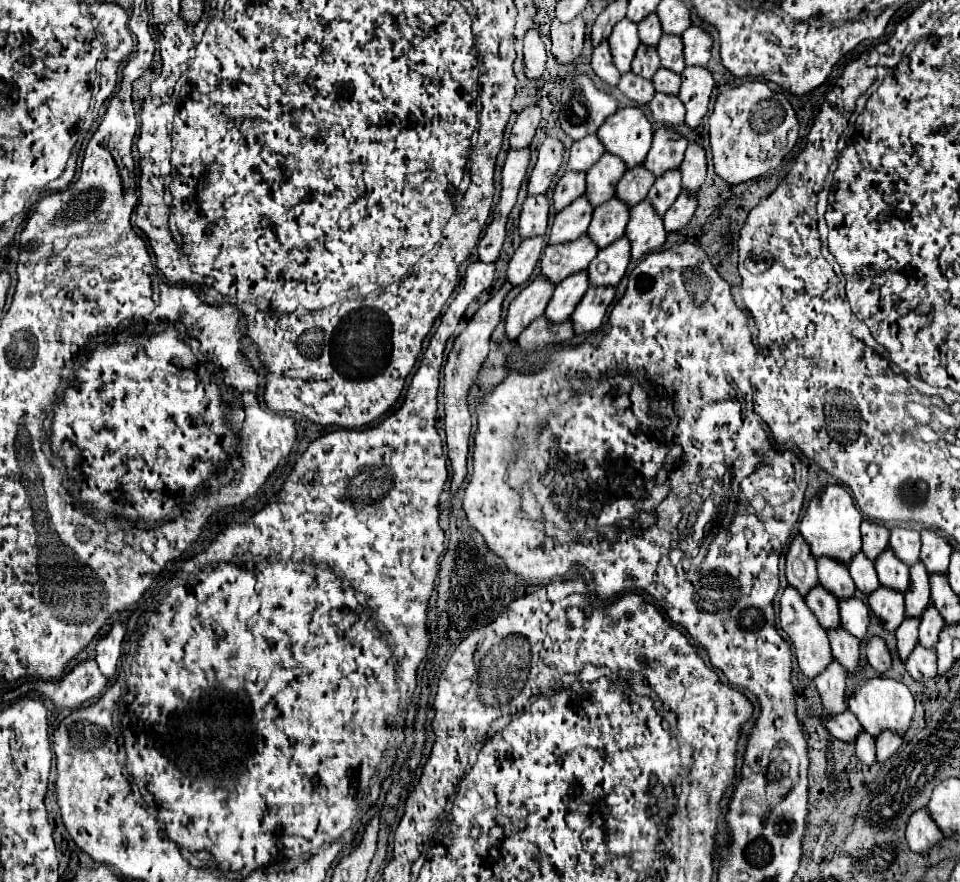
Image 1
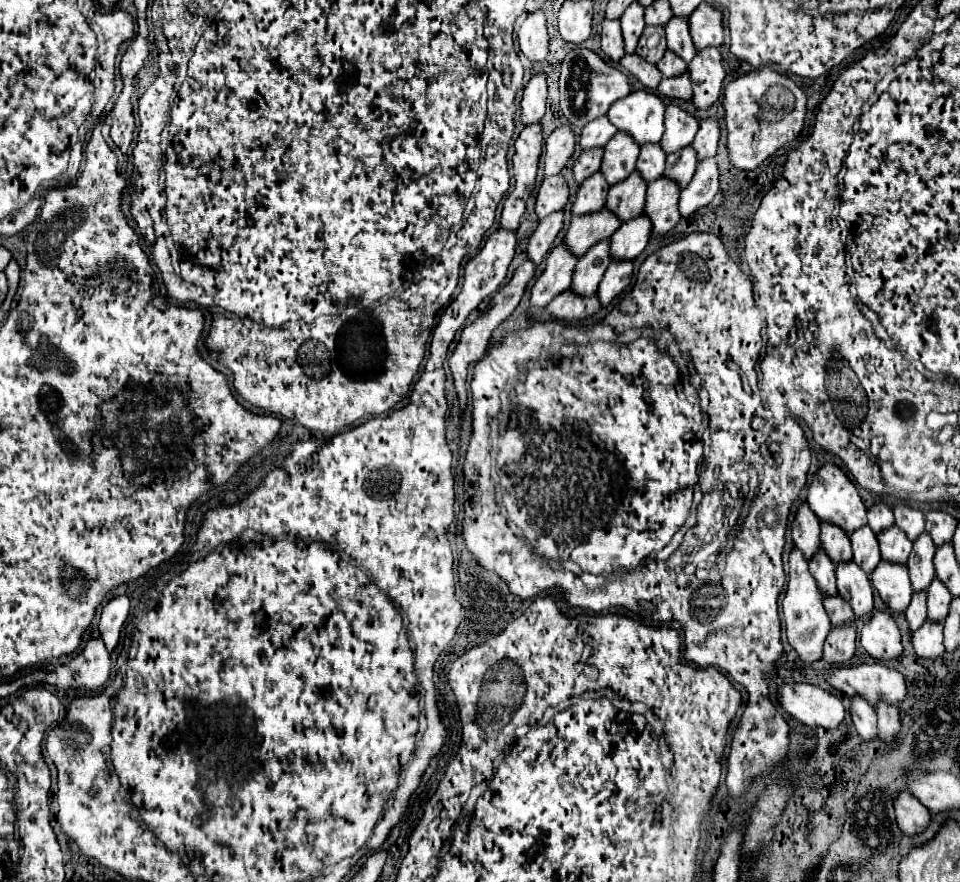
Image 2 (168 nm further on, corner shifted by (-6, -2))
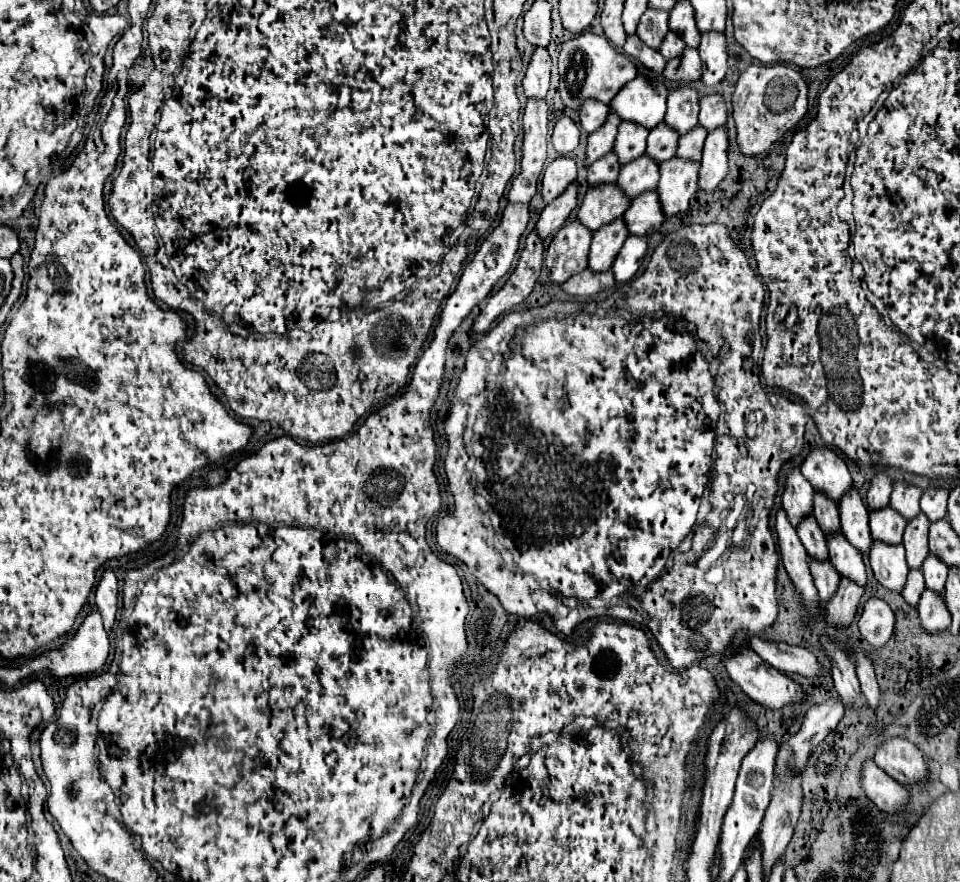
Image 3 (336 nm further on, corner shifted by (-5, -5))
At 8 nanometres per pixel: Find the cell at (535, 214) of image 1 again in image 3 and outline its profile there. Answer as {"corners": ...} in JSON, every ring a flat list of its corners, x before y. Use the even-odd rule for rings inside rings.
{"corners":[[567,156,555,158,543,174,543,200,551,202,559,194,563,194,563,190,569,186,569,182,575,180,575,176,577,176,577,164,573,158]]}

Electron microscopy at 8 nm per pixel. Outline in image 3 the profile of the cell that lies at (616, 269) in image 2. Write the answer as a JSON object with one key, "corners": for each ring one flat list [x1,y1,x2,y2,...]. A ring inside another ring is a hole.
{"corners":[[627,238,611,266,615,280,629,282,633,274,639,270,645,254,647,254,647,238]]}

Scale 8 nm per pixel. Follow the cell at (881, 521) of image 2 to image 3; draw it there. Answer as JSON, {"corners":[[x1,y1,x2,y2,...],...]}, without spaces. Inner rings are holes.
{"corners":[[887,472,875,474,871,480,871,486,869,486,869,492,867,492,867,506,871,510,887,506,891,490,893,490,893,480,887,476]]}

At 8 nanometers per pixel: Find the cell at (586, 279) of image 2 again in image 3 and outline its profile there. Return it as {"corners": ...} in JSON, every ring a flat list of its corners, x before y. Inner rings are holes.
{"corners":[[615,218,613,222,601,226,593,234,591,252,589,252,589,268,597,272,605,272,615,262,615,256,619,254,623,242,627,240,629,230,625,230,625,220]]}

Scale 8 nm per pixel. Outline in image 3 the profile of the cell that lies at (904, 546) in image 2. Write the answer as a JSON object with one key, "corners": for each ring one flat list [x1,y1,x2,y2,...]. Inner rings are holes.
{"corners":[[887,506,885,510,871,510,869,524,873,538,889,544,901,544,903,530,907,526,905,518,901,518,901,514,897,514,897,510,893,510,891,506]]}

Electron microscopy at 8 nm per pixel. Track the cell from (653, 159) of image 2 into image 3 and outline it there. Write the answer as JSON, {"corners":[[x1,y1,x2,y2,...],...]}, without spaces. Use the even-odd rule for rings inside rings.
{"corners":[[663,122,661,126,655,126,649,132,649,138,647,138,647,154,651,158,659,160,659,162,669,160,677,152,677,140,679,140,677,130,669,130,669,126,665,126,665,122]]}

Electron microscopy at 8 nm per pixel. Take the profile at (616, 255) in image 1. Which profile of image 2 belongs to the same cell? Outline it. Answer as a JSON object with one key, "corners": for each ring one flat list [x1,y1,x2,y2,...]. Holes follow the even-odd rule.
{"corners":[[646,215,622,223,618,231,610,237,610,257,614,261,632,261,636,259,650,239,650,221]]}

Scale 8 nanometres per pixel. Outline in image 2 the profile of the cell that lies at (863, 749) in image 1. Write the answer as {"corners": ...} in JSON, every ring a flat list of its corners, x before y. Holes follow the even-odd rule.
{"corners":[[852,697,850,701,852,701,850,715,852,715,852,721,854,721,854,727,856,727,858,735,864,741,874,741,878,737,874,707,870,703,866,703,864,699,860,699,860,697]]}

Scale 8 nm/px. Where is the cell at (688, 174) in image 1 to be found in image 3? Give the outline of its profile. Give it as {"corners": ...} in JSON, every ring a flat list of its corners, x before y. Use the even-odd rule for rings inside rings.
{"corners":[[709,94,701,98,701,114,699,114,699,122,711,132,715,130,719,124,725,124,727,120,727,106,721,94]]}

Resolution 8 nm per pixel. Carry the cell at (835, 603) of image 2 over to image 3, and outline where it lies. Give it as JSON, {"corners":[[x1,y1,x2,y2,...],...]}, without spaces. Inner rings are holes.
{"corners":[[809,558,809,570,813,576,813,584,819,592,819,598,823,602,829,602,837,590,837,584,839,584,837,570,833,570,833,566,829,566,829,560,817,562,817,558]]}

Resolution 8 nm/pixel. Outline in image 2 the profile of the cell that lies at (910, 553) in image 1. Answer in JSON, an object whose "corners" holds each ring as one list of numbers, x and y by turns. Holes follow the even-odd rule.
{"corners":[[898,503,894,507,894,517,896,517,896,527,902,529,908,539,918,539,918,535,922,535,924,531,924,513,918,509,910,509,902,503]]}

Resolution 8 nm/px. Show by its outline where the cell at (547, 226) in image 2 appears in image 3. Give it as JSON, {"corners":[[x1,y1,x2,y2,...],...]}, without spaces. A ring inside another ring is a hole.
{"corners":[[577,180,569,184,569,190,565,190,565,194,561,194,557,200,549,202,543,208,541,218,537,222,539,236,545,240,551,232,557,232,565,224,569,214,575,210,575,206,577,206]]}

